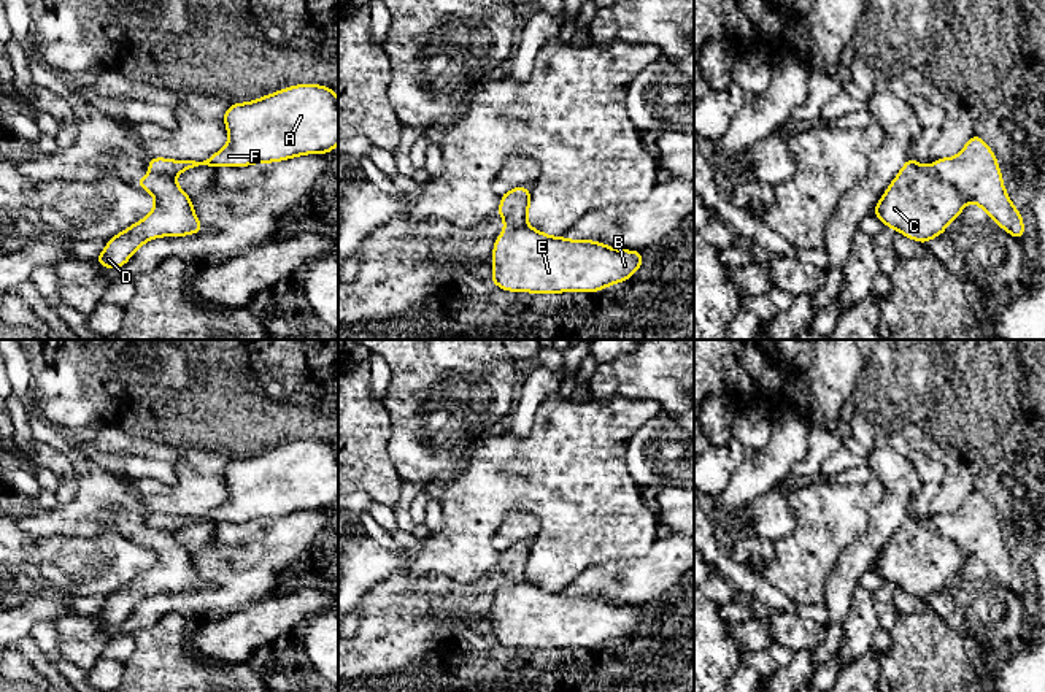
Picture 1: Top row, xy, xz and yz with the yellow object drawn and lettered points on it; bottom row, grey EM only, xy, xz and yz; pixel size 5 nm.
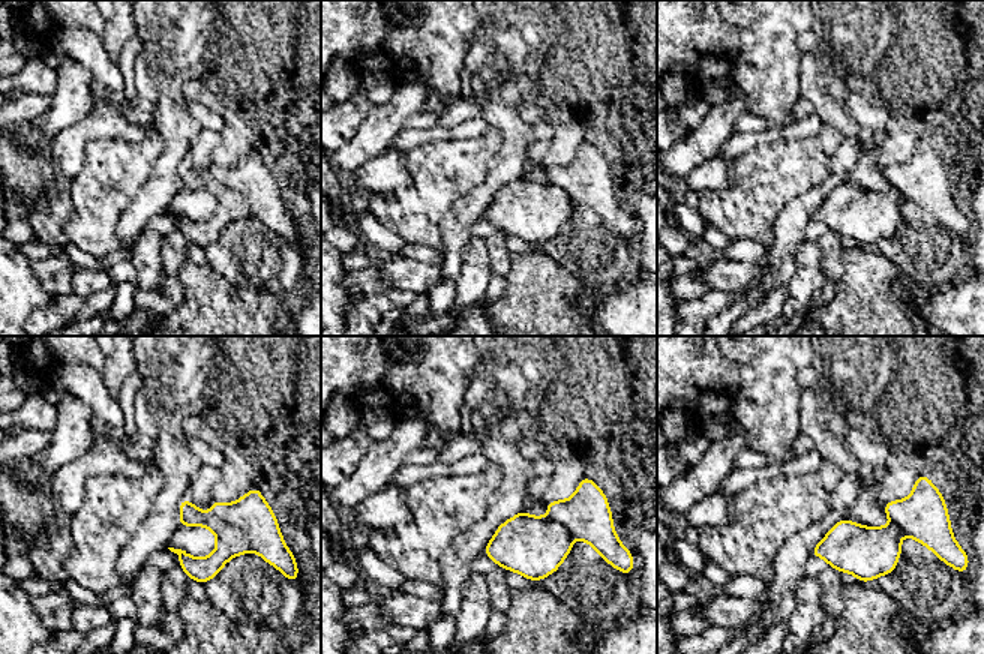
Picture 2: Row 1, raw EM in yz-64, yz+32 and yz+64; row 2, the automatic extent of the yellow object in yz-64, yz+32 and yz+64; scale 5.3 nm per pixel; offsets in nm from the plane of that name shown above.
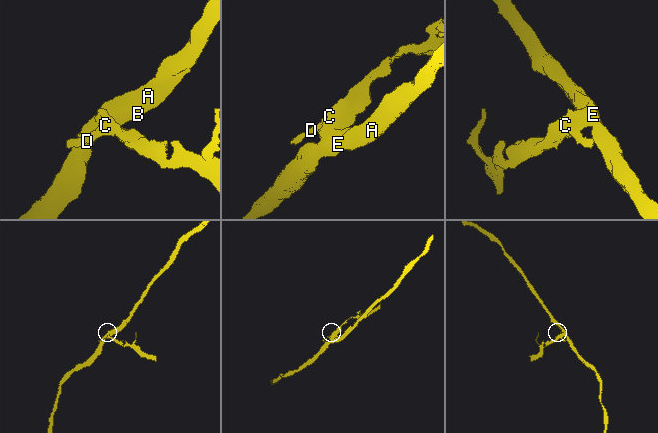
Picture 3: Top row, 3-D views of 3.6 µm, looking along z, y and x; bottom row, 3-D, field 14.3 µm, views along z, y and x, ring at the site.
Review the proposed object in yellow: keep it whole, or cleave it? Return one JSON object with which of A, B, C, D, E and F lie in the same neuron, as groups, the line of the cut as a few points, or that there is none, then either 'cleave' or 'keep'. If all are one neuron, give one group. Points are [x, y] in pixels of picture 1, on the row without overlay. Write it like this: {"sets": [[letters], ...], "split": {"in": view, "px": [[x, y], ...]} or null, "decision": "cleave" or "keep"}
{"sets": [["A", "B", "E", "F"], ["C", "D"]], "split": {"in": "yz", "px": [[934, 526], [969, 556]]}, "decision": "cleave"}

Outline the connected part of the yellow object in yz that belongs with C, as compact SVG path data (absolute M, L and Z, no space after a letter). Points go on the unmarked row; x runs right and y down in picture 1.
M907 514L872 570L885 582L926 600L962 568L969 554L940 535L926 519Z

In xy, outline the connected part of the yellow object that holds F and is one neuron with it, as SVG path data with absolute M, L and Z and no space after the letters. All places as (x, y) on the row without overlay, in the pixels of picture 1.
M297 440L257 456L232 459L222 471L227 502L203 517L152 513L151 530L176 533L199 521L248 522L305 509L330 509L338 500L338 452L321 440Z

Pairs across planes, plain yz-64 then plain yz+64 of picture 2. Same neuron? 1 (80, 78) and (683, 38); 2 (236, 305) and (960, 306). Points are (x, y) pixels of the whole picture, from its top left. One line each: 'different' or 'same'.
1: different
2: different

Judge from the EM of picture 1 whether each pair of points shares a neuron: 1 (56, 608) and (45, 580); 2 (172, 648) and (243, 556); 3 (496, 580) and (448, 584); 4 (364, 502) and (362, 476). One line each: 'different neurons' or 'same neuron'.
1: different neurons
2: different neurons
3: same neuron
4: different neurons

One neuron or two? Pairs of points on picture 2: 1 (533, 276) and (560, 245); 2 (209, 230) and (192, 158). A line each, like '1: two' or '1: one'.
1: two
2: one

